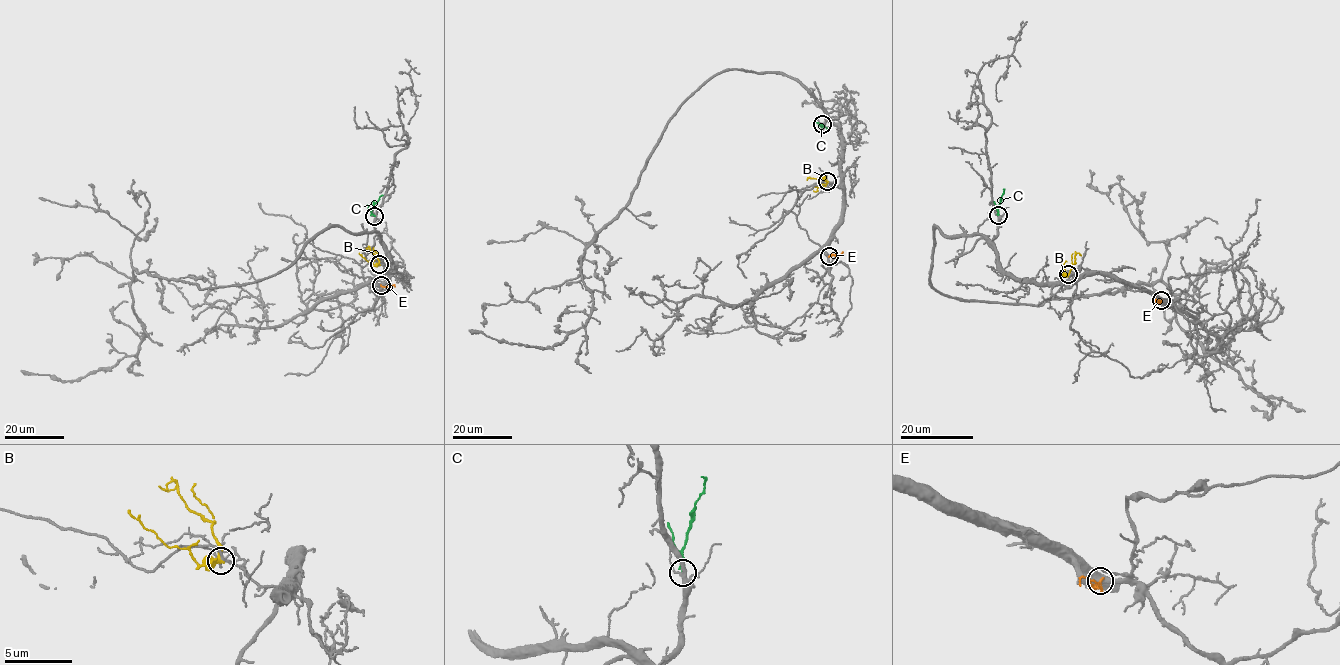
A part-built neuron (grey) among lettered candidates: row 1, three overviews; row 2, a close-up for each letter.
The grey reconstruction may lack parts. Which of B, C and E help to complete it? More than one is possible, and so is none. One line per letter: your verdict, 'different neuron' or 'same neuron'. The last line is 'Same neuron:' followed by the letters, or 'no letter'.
B: different neuron
C: different neuron
E: different neuron
Same neuron: no letter

